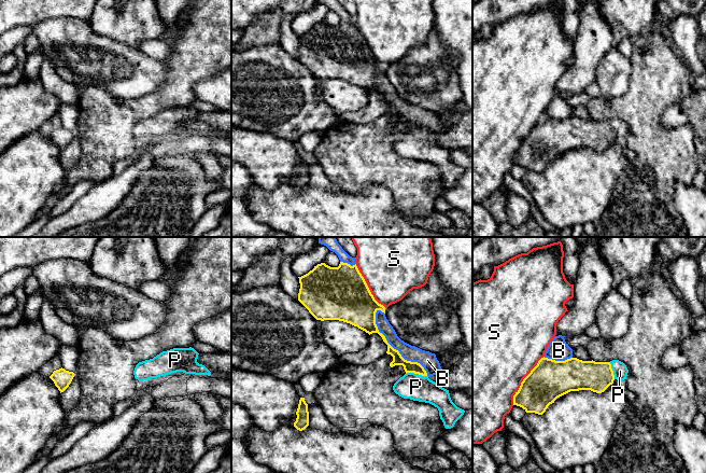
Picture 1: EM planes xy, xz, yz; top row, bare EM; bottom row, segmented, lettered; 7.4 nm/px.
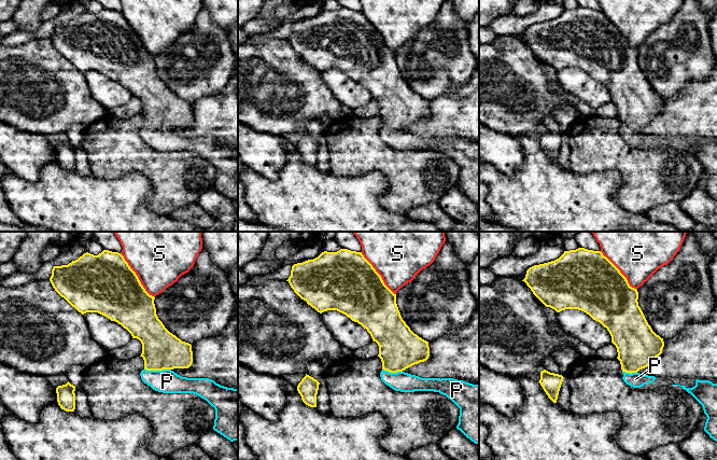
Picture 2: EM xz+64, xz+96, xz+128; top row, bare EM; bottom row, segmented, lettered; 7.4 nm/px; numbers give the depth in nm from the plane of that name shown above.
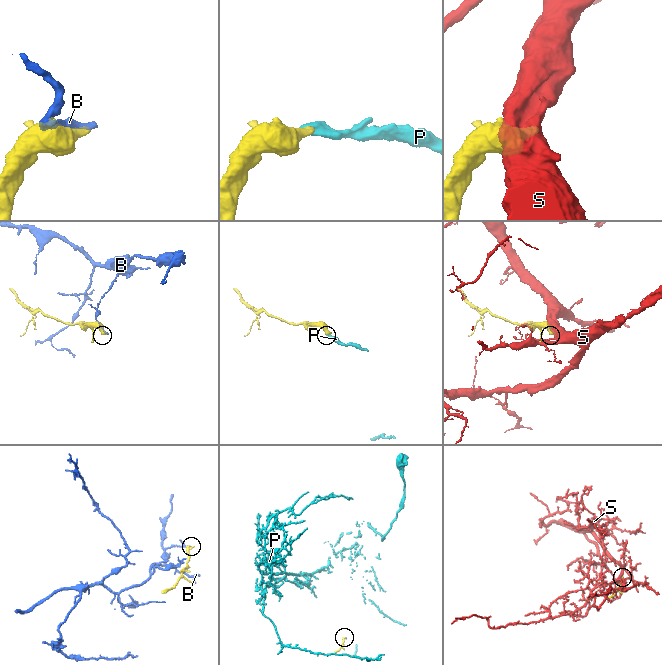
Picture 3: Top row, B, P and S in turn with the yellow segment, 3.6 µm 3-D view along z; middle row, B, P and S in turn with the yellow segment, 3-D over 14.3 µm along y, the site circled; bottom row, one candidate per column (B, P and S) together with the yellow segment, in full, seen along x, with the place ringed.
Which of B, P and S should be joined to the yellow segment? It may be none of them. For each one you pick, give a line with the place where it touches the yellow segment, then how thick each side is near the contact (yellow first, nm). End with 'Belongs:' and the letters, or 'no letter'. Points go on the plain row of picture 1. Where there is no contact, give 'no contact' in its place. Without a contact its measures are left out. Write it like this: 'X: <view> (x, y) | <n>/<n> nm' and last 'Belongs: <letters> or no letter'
P: xz (417, 131) | 90/200 nm
Belongs: P

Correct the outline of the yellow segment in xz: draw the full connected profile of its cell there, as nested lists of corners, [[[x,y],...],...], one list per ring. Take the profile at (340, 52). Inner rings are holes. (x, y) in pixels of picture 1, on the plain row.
[[[340,20],[338,26],[330,26],[321,22],[298,37],[298,59],[316,79],[339,79],[369,94],[378,92],[387,103],[386,112],[393,115],[390,125],[403,124],[406,130],[394,142],[394,151],[404,157],[434,164],[439,169],[444,186],[454,185],[465,169],[452,161],[449,149],[428,137],[420,122],[405,119],[379,91],[376,71],[381,69],[385,72],[385,66],[375,58],[356,23],[351,25]]]

